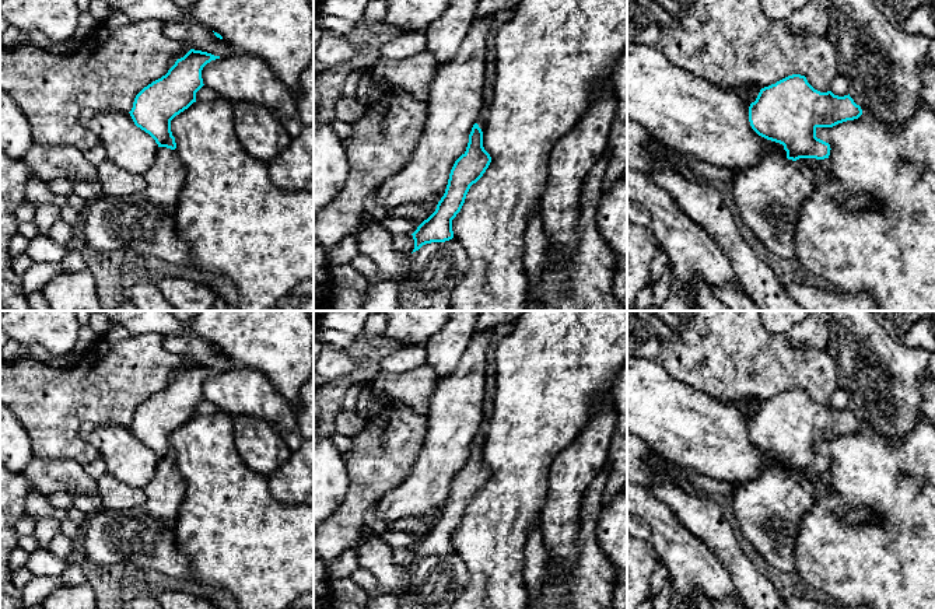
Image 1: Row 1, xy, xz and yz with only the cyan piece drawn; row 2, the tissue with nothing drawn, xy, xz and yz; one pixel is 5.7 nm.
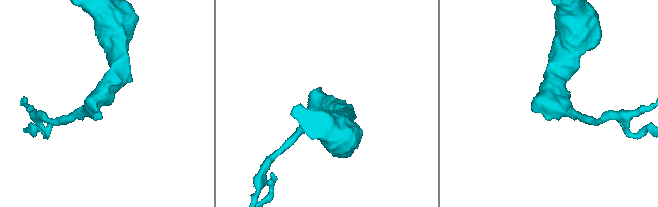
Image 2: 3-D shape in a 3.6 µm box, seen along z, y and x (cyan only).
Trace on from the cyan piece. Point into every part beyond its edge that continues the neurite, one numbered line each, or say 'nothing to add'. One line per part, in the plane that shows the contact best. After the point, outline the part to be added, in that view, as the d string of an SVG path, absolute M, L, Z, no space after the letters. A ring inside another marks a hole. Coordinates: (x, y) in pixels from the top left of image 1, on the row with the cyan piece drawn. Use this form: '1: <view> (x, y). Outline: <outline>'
1: xy (144, 223). Outline: M158 147L155 161L146 172L146 189L132 197L106 197L88 202L78 230L87 248L98 252L132 249L155 259L189 265L190 245L178 234L175 209L186 181L186 168L175 150Z

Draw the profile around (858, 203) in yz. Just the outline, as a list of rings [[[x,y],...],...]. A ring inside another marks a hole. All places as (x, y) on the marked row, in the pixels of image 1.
[[[858,195],[858,196],[848,196],[848,197],[840,199],[840,204],[845,210],[859,213],[864,210],[869,210],[873,206],[878,206],[878,202],[871,196]]]

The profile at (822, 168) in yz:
[[[799,158],[795,162],[812,169],[817,175],[817,178],[824,178],[824,179],[831,178],[831,164],[829,158],[824,160]]]

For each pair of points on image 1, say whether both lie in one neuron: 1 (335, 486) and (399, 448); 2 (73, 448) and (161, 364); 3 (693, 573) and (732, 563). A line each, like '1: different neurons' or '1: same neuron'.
1: different neurons
2: same neuron
3: different neurons

